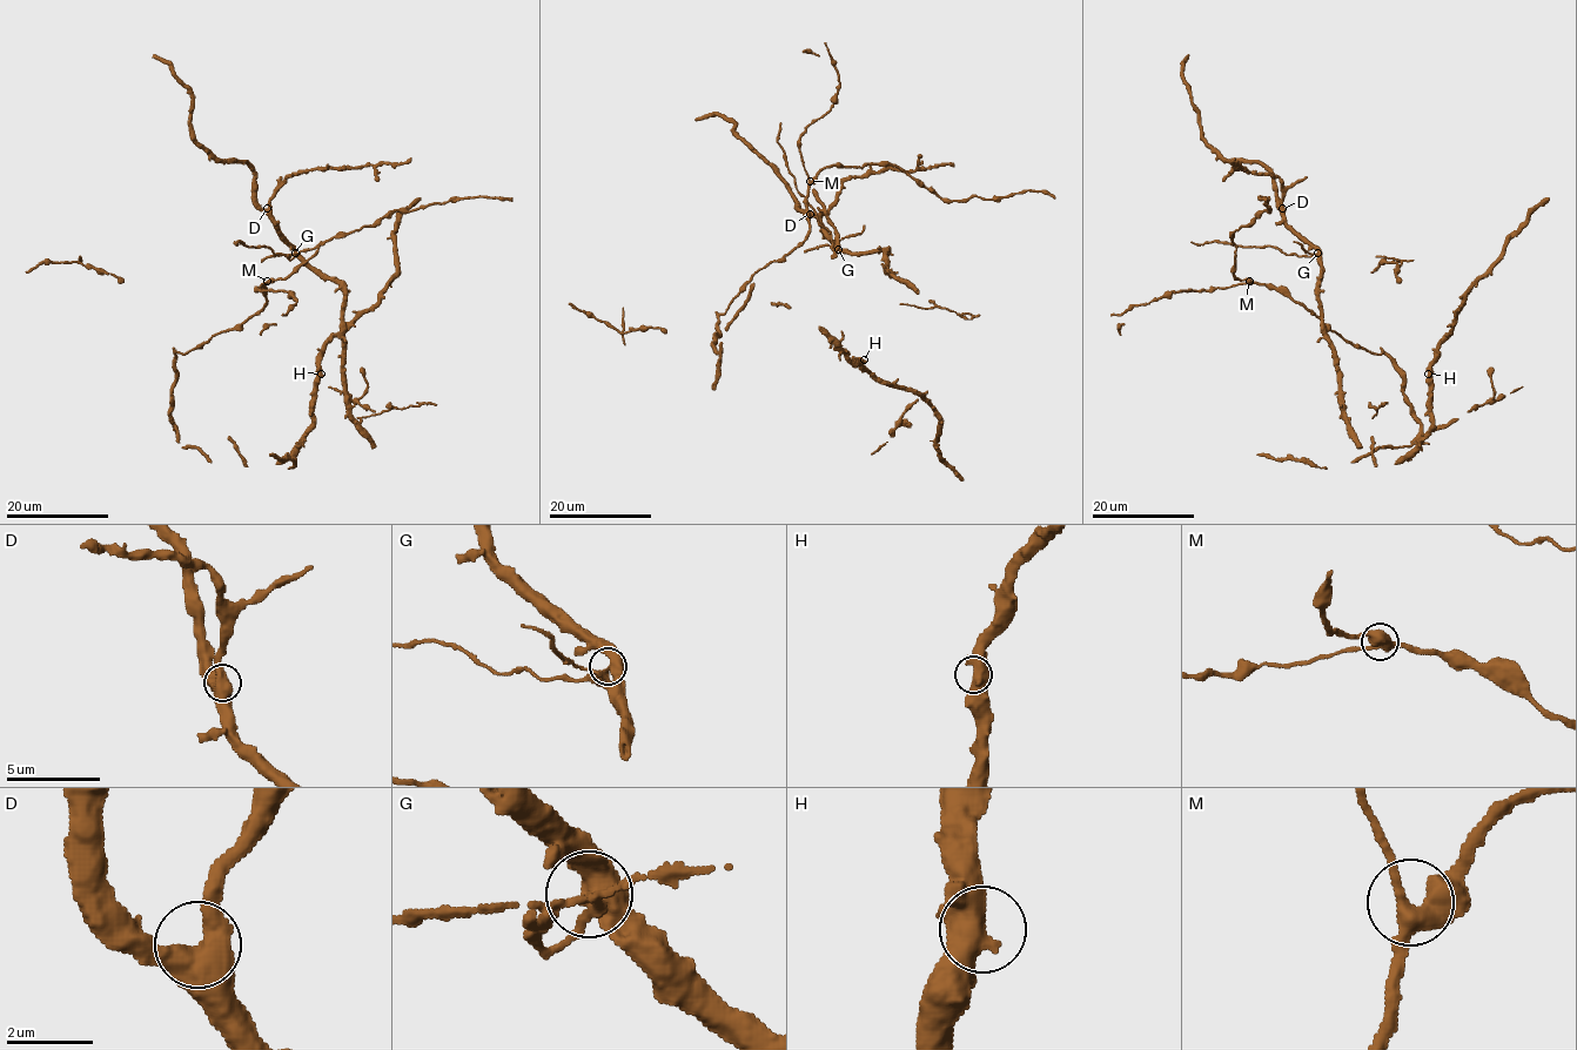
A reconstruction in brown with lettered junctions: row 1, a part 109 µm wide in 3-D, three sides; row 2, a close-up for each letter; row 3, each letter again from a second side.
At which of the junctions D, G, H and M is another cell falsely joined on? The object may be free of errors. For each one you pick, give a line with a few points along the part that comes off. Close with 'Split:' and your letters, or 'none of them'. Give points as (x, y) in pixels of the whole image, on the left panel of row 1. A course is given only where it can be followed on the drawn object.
G: course (295, 253), (275, 255), (264, 246), (237, 242)
Split: G

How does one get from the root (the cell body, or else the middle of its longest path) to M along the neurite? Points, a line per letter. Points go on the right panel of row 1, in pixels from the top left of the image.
M: (1402, 379), (1402, 371), (1383, 352), (1373, 354), (1351, 345), (1297, 302), (1249, 281)

